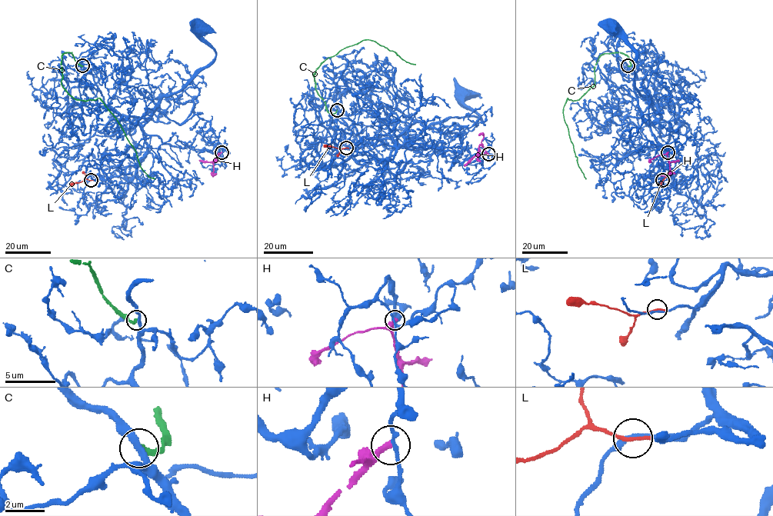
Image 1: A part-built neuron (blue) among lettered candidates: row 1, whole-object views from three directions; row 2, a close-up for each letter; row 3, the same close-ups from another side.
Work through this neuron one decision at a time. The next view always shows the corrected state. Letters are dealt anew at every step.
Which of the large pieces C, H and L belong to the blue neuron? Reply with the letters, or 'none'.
none

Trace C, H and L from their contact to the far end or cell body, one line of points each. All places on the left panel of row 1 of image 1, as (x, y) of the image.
C: (82, 65), (71, 52), (63, 53), (63, 88), (75, 99), (99, 98), (122, 128), (140, 167), (154, 179)
H: (221, 152), (213, 161), (213, 175), (217, 173)
L: (91, 180), (84, 179), (71, 185)

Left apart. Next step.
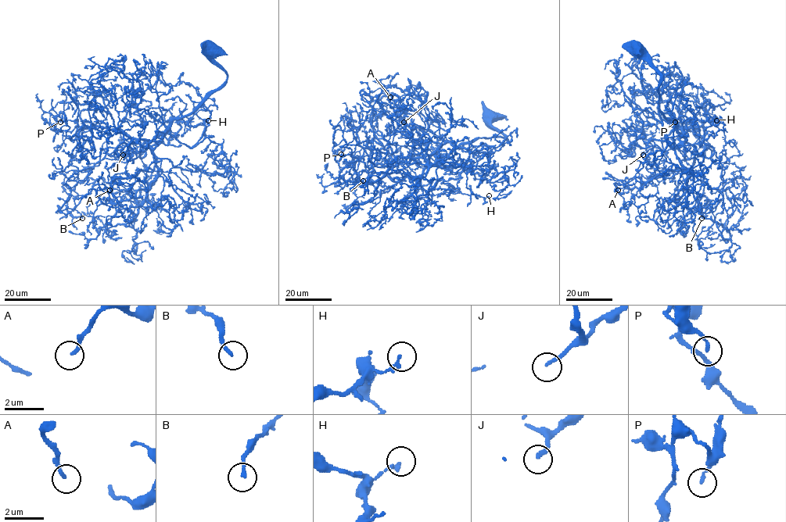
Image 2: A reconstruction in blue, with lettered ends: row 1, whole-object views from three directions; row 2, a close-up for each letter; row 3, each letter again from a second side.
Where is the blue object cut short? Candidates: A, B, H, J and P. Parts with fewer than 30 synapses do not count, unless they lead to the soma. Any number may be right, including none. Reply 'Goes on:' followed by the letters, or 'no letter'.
Goes on: A, J

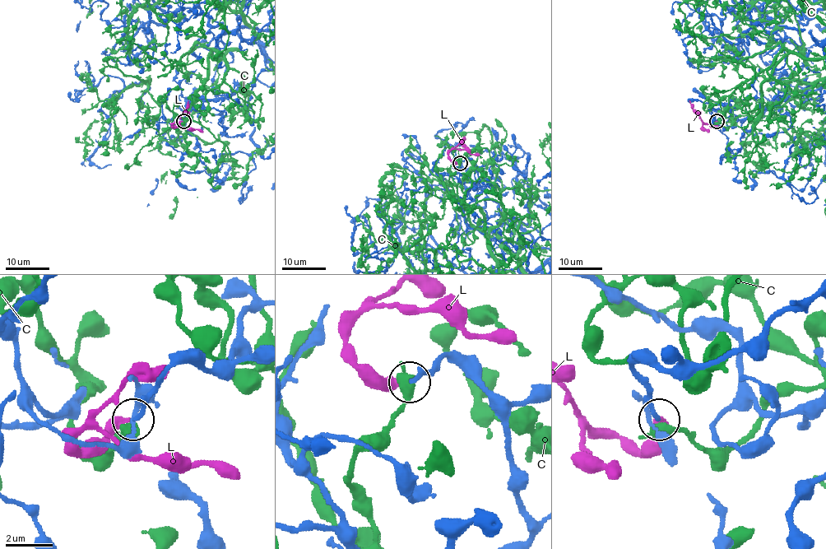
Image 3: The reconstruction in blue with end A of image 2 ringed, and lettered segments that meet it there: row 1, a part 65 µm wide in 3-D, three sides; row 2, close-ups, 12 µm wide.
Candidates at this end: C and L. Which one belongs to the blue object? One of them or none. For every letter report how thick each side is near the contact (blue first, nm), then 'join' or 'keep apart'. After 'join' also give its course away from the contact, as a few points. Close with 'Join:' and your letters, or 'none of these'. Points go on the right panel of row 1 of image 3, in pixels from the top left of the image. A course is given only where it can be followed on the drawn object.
C: calibres 170 and 550 nm; keep apart
L: calibres 170 and 360 nm; join; course (716, 122), (712, 126), (703, 123), (703, 127), (707, 129), (707, 132)
Join: L

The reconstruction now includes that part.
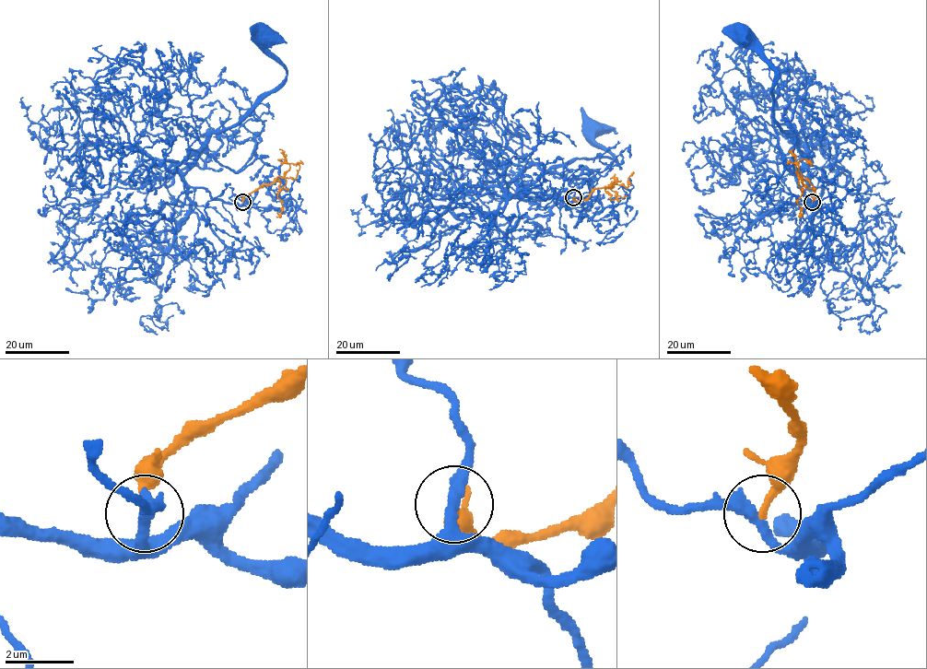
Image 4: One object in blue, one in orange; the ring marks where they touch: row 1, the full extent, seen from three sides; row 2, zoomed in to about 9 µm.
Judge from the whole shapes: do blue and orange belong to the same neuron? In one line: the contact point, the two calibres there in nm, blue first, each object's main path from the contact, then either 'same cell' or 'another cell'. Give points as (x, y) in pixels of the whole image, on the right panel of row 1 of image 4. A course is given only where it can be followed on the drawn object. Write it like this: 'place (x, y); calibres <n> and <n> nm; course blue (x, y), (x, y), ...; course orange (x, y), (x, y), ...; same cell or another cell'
place (812, 202); calibres 340 and 260 nm; course blue (812, 202), (815, 204), (799, 187), (796, 175), (809, 159), (773, 116), (771, 83), (775, 71), (742, 38); course orange (812, 202), (815, 193), (803, 184), (796, 163), (805, 159), (812, 163), (810, 166); same cell

